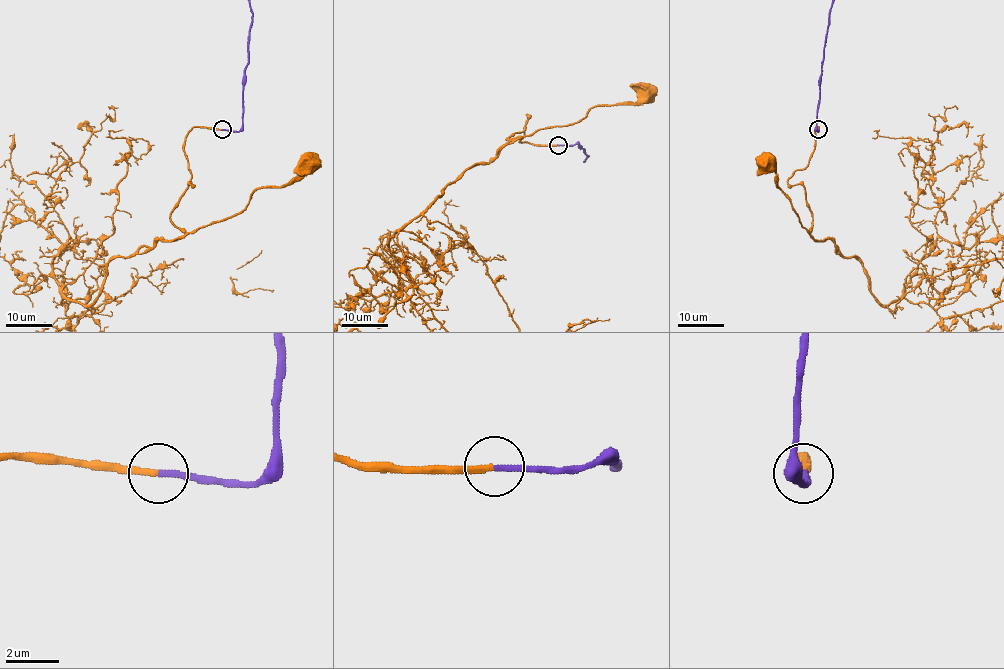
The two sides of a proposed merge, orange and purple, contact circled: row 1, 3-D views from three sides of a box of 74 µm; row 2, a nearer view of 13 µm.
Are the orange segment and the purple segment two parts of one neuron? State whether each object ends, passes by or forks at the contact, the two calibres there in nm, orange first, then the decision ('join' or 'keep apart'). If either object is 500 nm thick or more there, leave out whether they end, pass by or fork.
orange ends there; purple ends there; 240 nm thick on the orange side, 240 nm on the other; join

